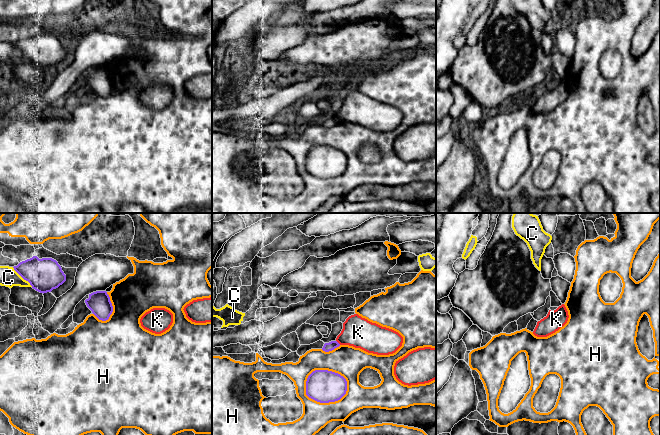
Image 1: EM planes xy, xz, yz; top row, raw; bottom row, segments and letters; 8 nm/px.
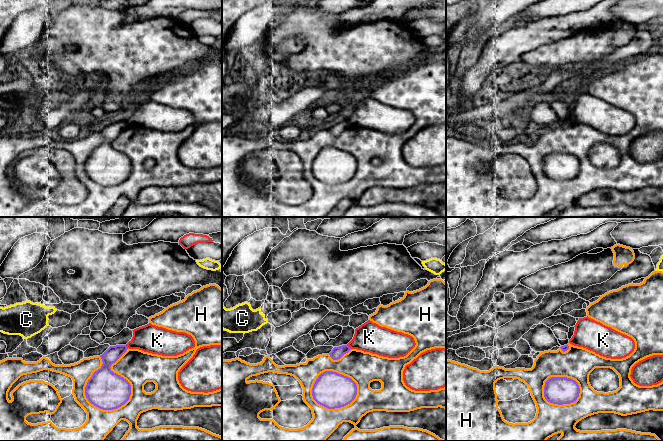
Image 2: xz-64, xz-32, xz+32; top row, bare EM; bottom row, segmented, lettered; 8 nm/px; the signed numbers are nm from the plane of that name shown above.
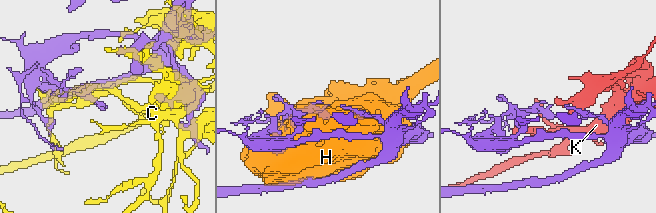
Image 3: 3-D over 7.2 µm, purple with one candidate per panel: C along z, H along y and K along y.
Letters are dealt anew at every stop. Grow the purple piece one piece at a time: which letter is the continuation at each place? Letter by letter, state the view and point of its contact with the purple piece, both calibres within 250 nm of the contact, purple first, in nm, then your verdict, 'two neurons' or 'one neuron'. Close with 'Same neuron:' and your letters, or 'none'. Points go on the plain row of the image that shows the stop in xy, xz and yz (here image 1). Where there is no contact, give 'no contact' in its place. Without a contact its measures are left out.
C: meets purple in xy at (22, 53); 260 nm thick on the purple side, 150 nm on the other; two neurons
H: meets purple in xz at (331, 177); 260 nm thick on the purple side, 220 nm on the other; two neurons
K: meets purple in xz at (337, 118); 70 nm thick on the purple side, 240 nm on the other; two neurons
Same neuron: none

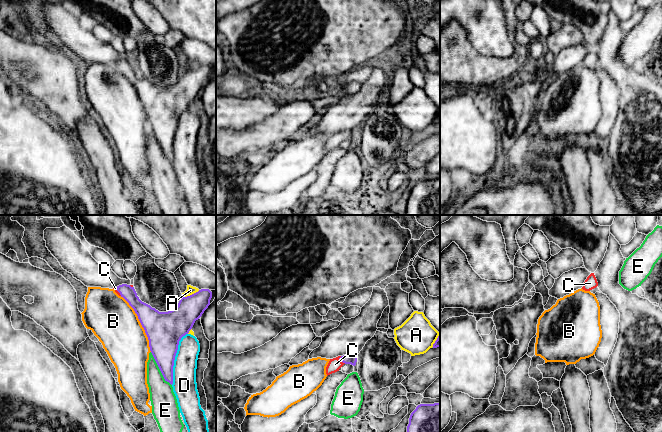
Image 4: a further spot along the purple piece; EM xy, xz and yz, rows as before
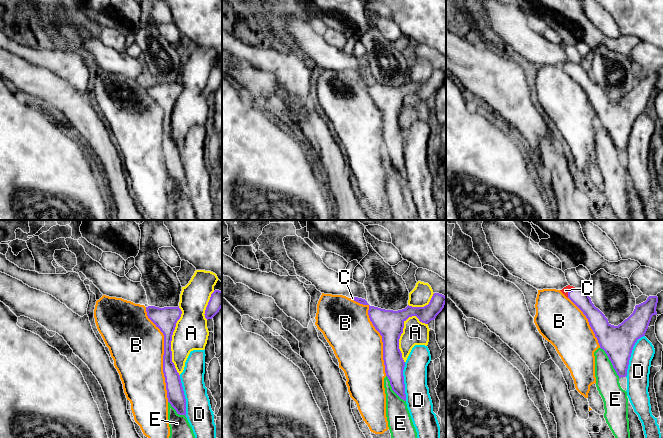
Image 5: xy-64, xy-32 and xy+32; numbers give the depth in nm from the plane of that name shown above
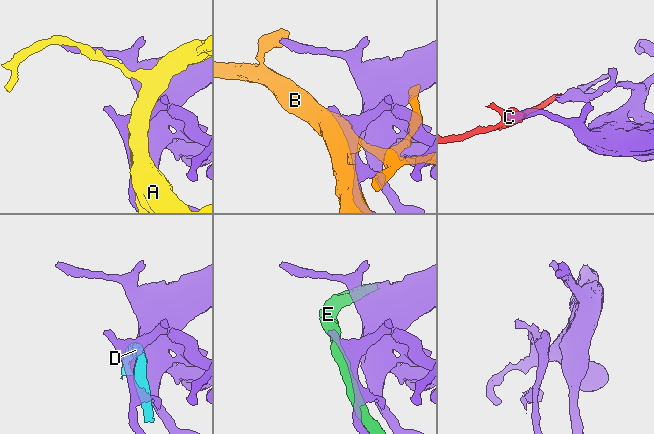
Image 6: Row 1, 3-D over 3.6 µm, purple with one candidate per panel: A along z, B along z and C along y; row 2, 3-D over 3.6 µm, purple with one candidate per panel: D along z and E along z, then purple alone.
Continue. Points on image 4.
A: meets purple in xy at (190, 71); 220 nm thick on the purple side, 70 nm on the other; two neurons
B: meets purple in xy at (140, 98); 300 nm thick on the purple side, 380 nm on the other; two neurons
C: meets purple in xz at (341, 137); 80 nm thick on the purple side, 100 nm on the other; one neuron
D: meets purple in xy at (174, 134); 300 nm thick on the purple side, 190 nm on the other; two neurons
E: meets purple in xy at (159, 144); 240 nm thick on the purple side, 200 nm on the other; two neurons
Same neuron: C

